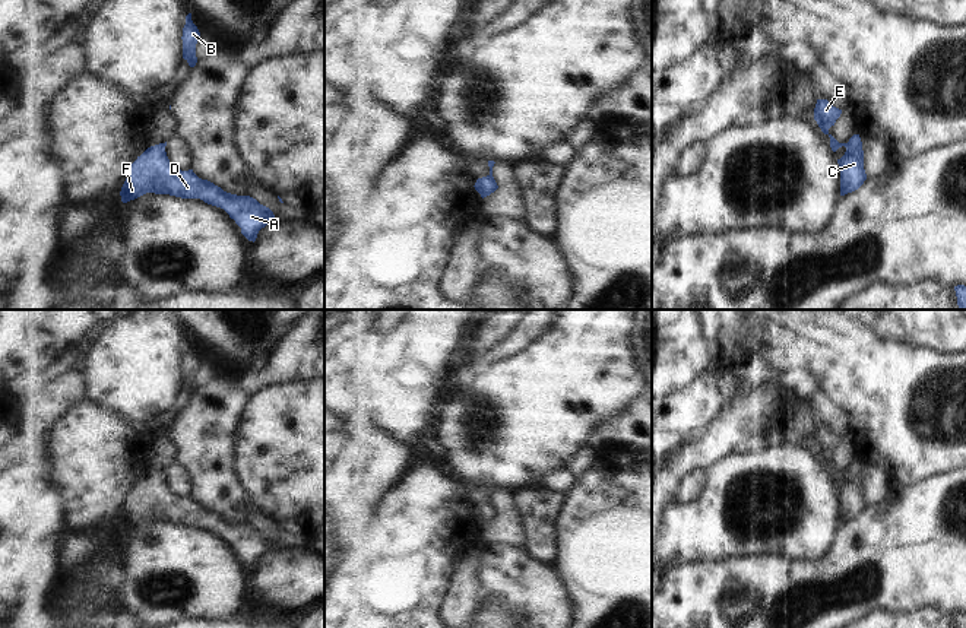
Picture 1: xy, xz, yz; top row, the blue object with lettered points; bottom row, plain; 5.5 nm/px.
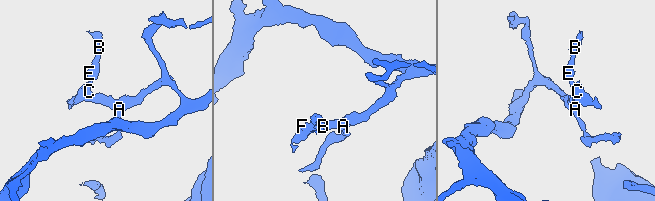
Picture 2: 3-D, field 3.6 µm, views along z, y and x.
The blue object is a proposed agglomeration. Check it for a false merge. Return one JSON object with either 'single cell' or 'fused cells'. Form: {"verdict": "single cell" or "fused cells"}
{"verdict": "fused cells"}

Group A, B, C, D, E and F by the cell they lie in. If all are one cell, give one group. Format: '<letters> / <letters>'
A C D F / B E

